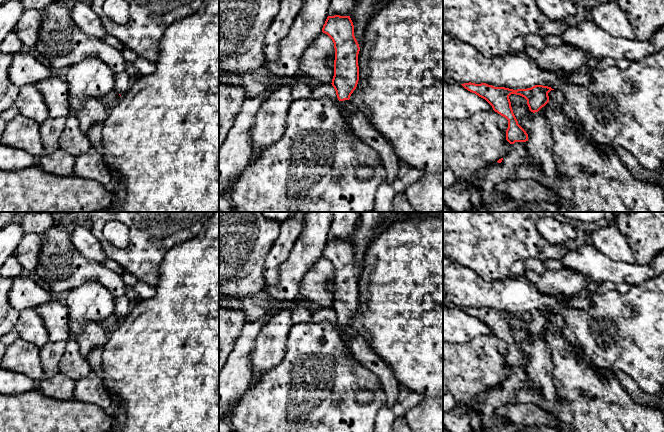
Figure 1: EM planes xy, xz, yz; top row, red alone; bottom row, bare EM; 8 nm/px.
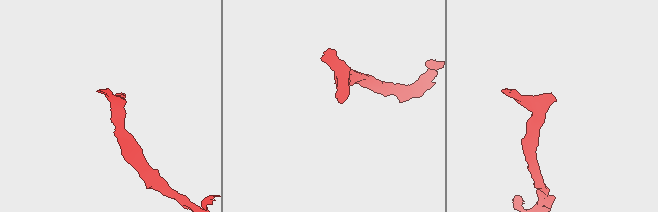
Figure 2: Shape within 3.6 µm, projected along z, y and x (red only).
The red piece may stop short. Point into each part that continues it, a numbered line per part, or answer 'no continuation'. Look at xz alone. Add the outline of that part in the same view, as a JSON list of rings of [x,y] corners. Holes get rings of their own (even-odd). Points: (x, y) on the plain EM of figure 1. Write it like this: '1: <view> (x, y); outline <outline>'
1: xz (346, 331); outline [[[349,324],[340,325],[341,339],[343,341],[346,353],[350,356],[353,356],[349,345],[354,334],[355,332]]]

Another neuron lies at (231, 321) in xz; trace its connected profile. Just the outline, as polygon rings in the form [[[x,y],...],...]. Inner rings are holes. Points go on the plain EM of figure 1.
[[[219,307],[219,372],[226,364],[245,323],[242,311]]]

